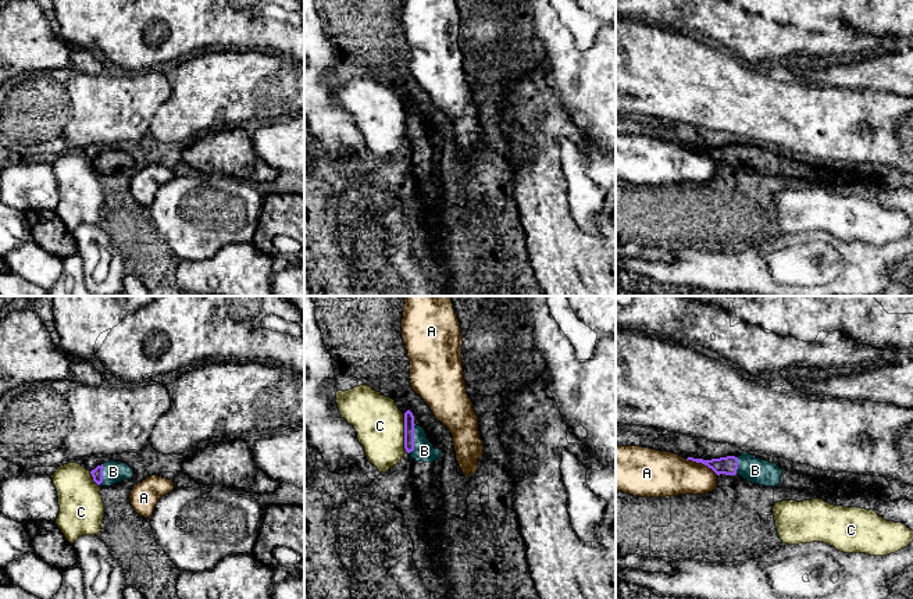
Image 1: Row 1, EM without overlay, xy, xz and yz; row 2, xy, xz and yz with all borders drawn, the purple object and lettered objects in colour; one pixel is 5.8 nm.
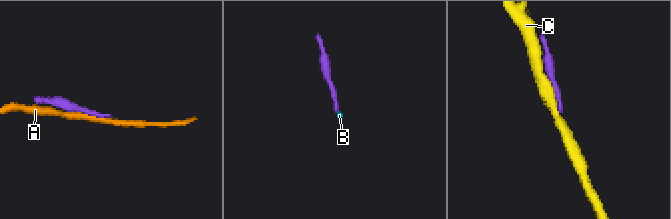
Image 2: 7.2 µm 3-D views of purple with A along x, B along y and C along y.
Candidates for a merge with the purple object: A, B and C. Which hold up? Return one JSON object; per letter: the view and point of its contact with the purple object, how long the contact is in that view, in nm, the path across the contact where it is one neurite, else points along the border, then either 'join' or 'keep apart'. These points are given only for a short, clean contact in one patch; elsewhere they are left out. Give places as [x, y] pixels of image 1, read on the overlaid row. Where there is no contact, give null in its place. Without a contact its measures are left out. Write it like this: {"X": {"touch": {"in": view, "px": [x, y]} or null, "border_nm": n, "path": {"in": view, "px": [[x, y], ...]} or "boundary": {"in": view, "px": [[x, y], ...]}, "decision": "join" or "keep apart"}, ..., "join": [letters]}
{"A": {"touch": {"in": "yz", "px": [702, 463]}, "border_nm": 220, "decision": "keep apart"}, "B": {"touch": {"in": "xz", "px": [413, 439]}, "border_nm": 180, "path": {"in": "xz", "px": [[409, 419], [413, 439], [424, 450]]}, "decision": "join"}, "C": {"touch": {"in": "xz", "px": [405, 432]}, "border_nm": 220, "decision": "keep apart"}, "join": ["B"]}

